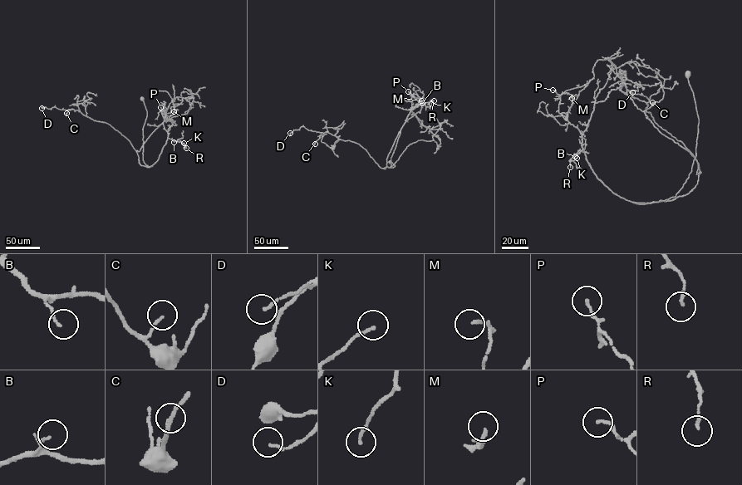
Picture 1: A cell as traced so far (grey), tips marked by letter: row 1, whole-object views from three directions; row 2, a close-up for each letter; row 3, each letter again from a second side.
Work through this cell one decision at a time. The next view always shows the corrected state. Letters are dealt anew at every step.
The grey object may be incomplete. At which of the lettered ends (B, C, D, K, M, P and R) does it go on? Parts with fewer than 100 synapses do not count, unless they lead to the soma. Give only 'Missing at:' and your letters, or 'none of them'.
Missing at: none of them

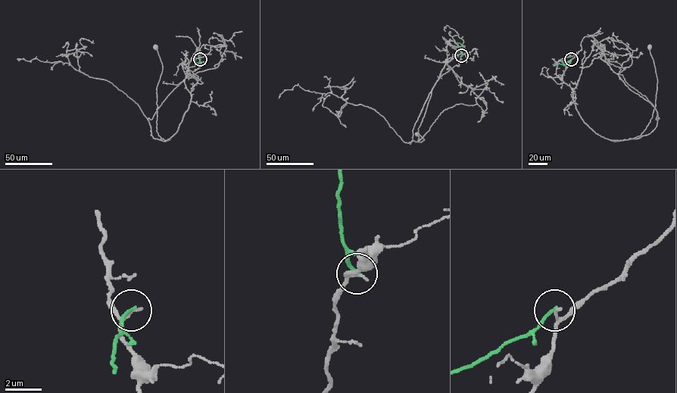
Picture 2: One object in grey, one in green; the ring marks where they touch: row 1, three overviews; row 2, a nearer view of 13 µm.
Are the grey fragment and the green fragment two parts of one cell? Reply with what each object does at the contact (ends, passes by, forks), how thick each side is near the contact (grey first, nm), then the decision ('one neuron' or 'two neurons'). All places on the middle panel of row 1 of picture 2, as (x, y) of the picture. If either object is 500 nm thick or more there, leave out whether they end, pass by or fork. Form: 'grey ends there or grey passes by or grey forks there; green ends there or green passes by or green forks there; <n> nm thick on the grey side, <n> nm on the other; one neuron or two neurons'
grey passes by; green ends there; 110 nm thick on the grey side, 170 nm on the other; two neurons

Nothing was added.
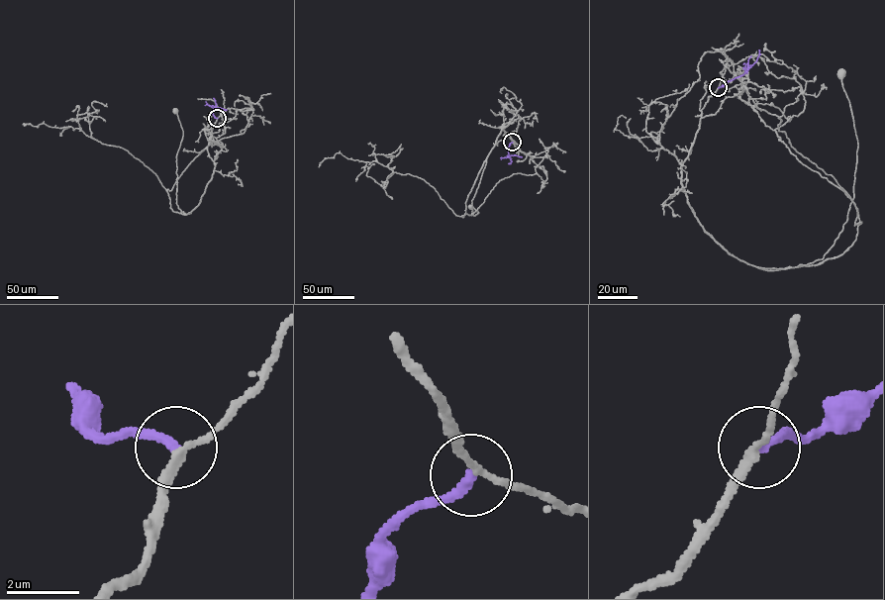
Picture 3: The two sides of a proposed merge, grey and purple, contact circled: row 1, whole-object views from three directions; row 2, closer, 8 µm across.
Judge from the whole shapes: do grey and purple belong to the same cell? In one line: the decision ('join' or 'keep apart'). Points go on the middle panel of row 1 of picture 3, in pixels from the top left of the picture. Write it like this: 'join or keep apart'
join

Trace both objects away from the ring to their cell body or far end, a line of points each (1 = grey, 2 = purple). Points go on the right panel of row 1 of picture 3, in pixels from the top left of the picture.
1: (718, 87), (682, 163), (687, 202), (730, 254), (788, 268), (823, 258), (853, 197), (857, 142), (841, 73)
2: (718, 87), (741, 75), (755, 61), (759, 50)

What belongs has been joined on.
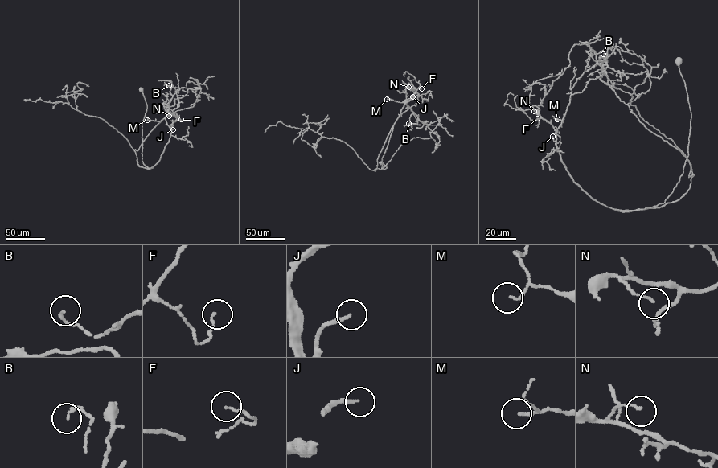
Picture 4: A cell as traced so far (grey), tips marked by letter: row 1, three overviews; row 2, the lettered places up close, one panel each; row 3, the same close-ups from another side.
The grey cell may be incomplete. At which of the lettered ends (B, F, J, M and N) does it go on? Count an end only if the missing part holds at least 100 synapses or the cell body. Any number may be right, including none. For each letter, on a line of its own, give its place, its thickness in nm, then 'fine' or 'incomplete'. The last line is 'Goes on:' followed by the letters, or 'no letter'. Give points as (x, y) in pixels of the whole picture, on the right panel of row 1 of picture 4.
B: (603, 54) | 110 nm | fine
F: (537, 118) | 100 nm | fine
J: (552, 136) | 160 nm | incomplete
M: (557, 119) | 120 nm | fine
N: (534, 111) | 100 nm | fine
Goes on: J

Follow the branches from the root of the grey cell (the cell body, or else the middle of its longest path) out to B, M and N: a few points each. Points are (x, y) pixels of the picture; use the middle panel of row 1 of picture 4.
B: (380, 162), (387, 167), (382, 169), (382, 158), (393, 125), (411, 98), (405, 102), (412, 112), (408, 123)
M: (380, 162), (387, 167), (382, 169), (382, 158), (400, 110), (411, 98), (404, 102), (387, 99)
N: (380, 162), (387, 167), (382, 169), (382, 158), (393, 125), (400, 110), (416, 90), (408, 87)

